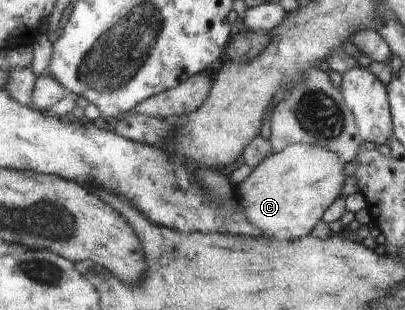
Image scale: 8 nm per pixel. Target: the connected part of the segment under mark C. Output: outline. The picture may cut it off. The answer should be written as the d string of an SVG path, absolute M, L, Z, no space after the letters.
M289 144L284 150L267 156L252 169L250 176L236 185L248 222L266 236L286 242L310 234L324 210L341 194L346 179L342 164L345 167L340 156L314 144Z

